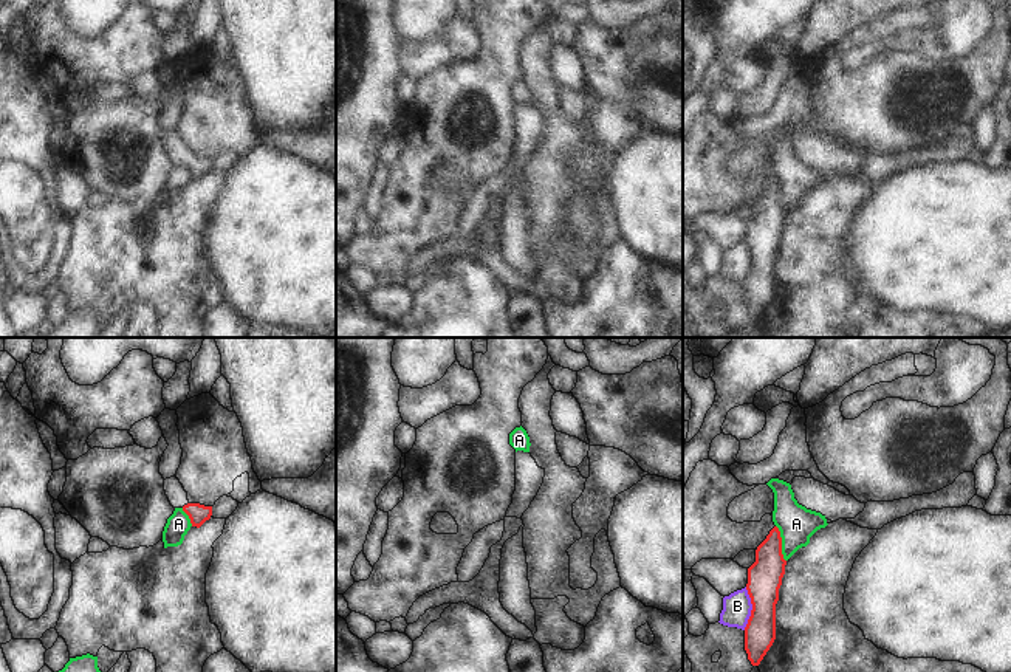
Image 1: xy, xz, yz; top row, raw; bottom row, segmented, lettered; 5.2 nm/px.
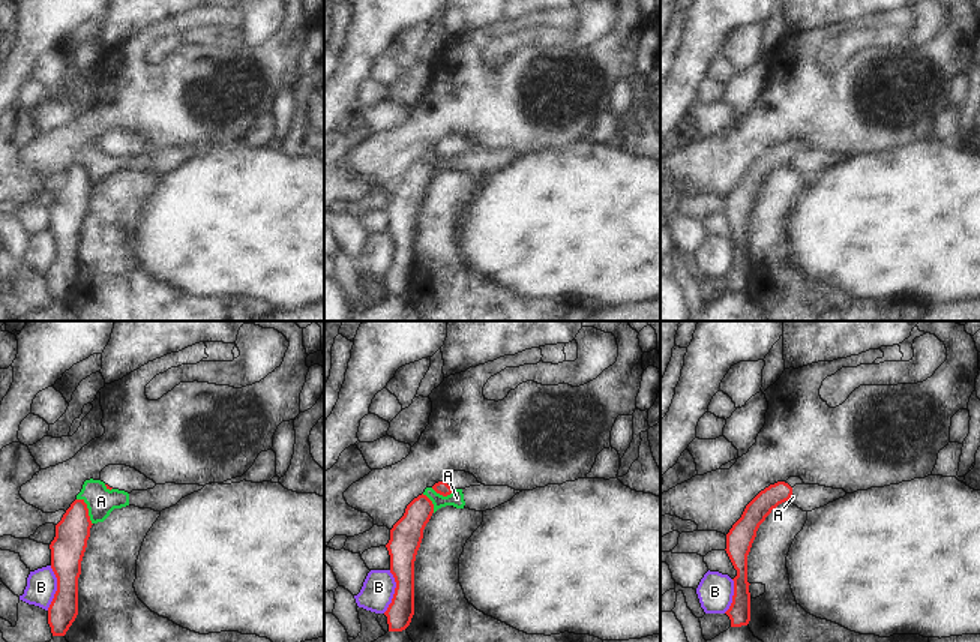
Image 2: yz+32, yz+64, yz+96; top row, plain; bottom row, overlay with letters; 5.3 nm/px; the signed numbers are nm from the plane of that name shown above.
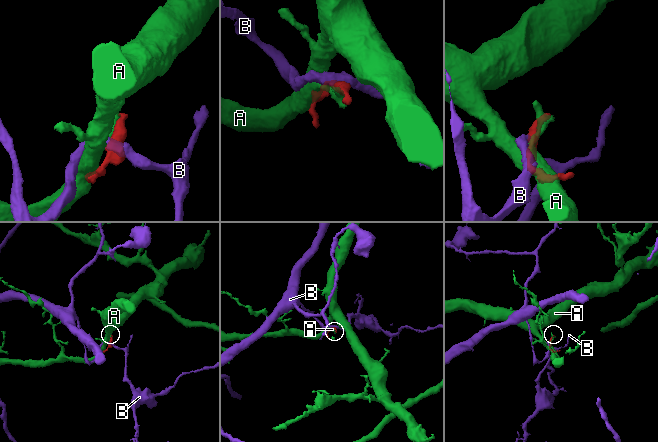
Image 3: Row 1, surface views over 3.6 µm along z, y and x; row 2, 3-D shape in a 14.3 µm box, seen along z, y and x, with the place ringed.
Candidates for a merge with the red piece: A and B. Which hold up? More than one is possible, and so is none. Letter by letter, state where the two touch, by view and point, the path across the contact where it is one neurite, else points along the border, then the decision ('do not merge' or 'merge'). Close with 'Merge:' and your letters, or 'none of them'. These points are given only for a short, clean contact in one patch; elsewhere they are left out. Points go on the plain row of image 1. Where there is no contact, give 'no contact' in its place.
A: meets red in yz at (781, 197); do not merge
B: meets red in yz at (753, 262); border along yz (747, 240), (751, 268), (743, 282); do not merge
Merge: none of them

